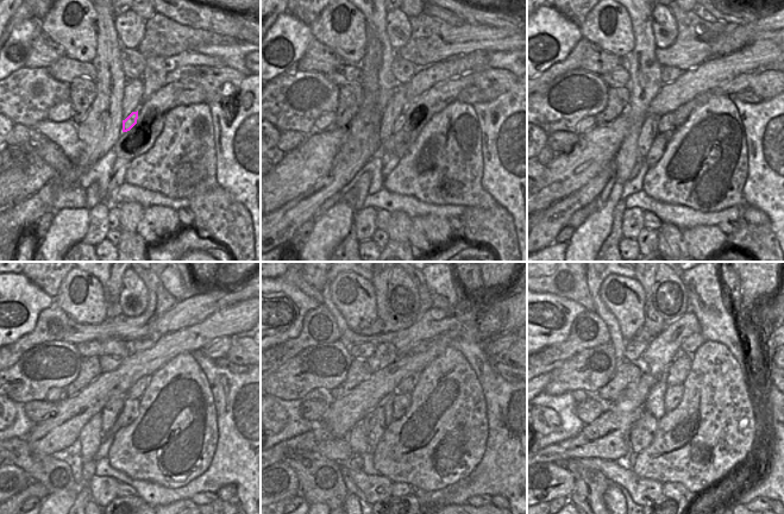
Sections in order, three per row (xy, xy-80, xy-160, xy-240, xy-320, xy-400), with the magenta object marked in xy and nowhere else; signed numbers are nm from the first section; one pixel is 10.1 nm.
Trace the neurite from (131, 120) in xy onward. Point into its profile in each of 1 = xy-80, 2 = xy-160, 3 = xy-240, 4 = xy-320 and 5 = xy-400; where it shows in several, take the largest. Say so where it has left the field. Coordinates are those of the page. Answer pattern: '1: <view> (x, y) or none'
1: xy-80 (399, 123)
2: xy-160 (666, 125)
3: xy-240 (137, 389)
4: xy-320 (407, 384)
5: xy-400 (677, 371)

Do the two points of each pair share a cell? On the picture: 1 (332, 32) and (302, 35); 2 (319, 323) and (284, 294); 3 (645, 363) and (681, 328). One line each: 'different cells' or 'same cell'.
1: different cells
2: different cells
3: same cell

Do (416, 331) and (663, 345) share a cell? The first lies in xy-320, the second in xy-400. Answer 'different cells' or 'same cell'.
same cell

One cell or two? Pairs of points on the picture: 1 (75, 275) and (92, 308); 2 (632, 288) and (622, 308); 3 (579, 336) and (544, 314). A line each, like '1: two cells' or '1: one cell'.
1: one cell
2: one cell
3: two cells

